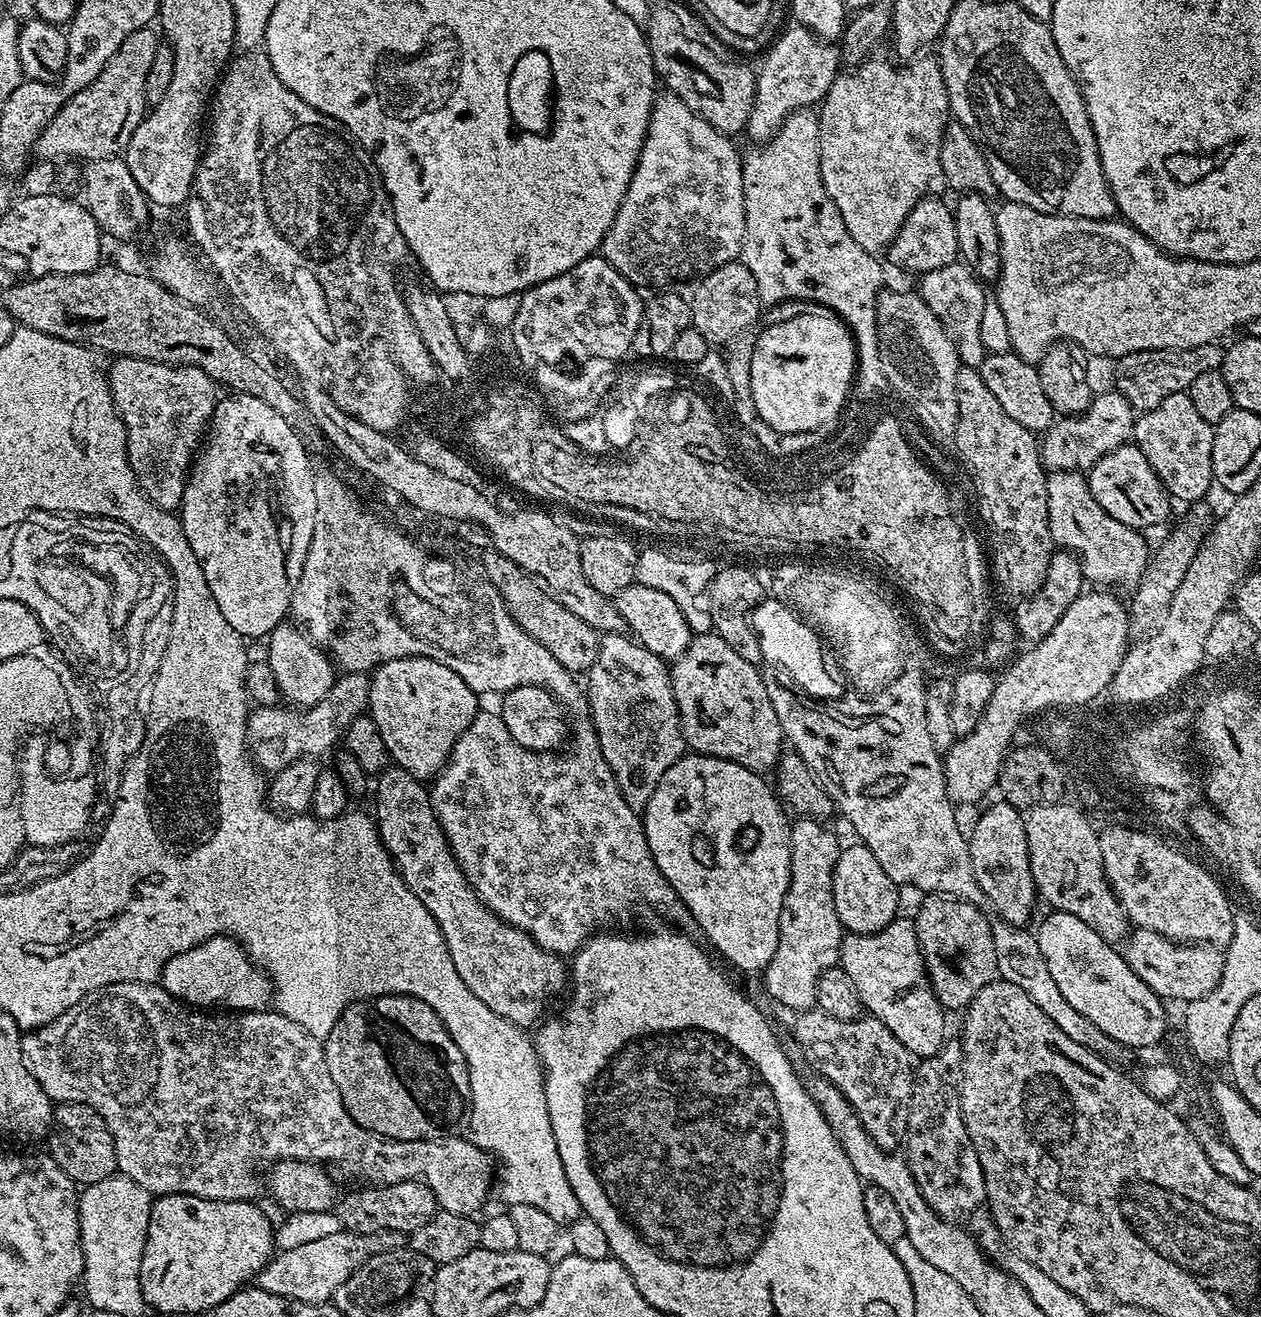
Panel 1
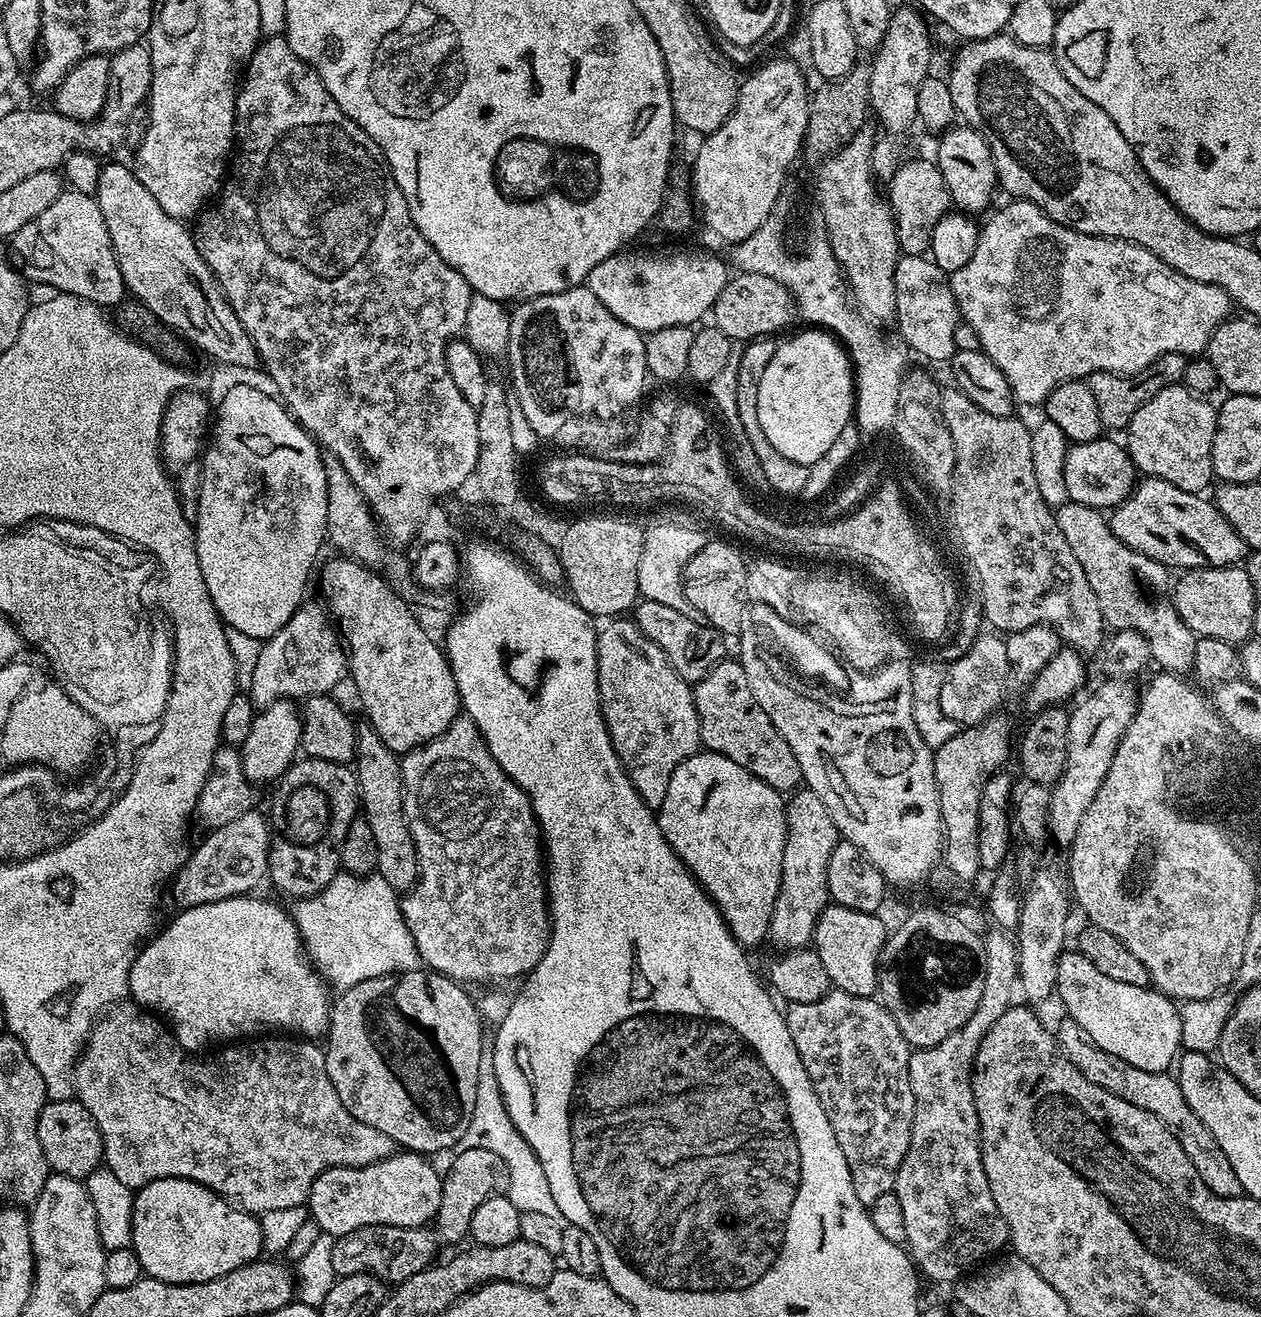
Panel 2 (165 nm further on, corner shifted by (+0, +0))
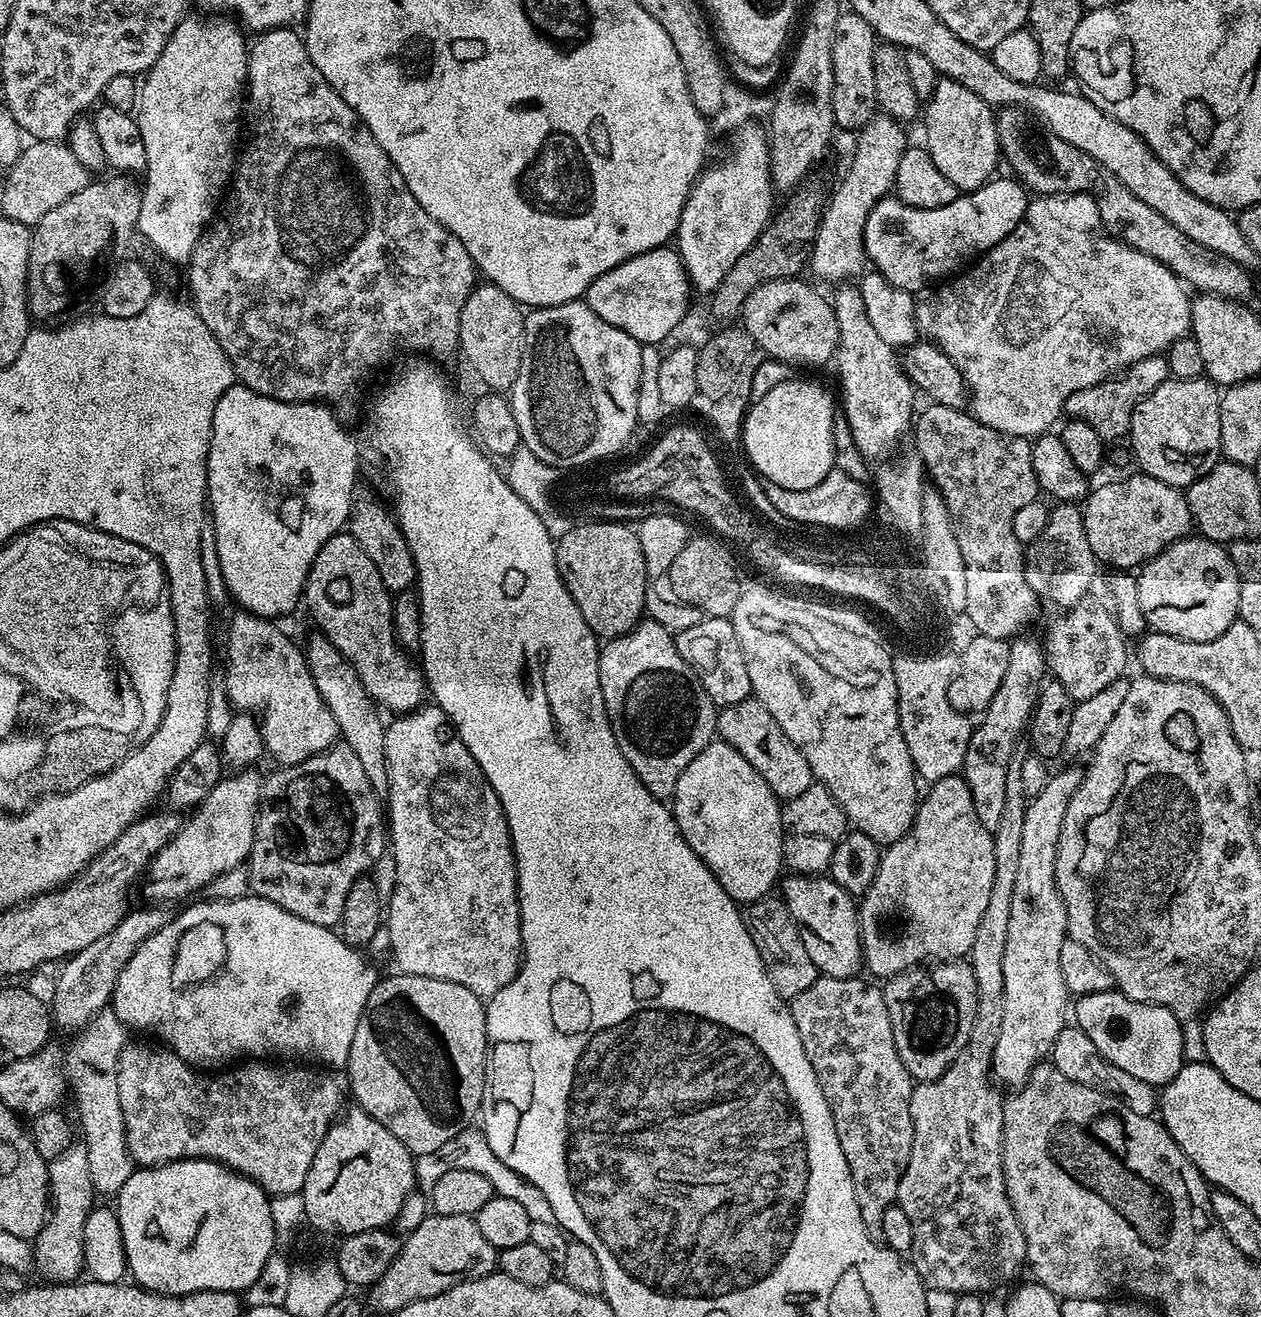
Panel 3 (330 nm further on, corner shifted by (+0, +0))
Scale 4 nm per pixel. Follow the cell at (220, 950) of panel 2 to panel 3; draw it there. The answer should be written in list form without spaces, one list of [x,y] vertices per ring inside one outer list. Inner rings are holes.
[[[249,894],[239,896],[237,900],[204,898],[201,904],[192,904],[185,912],[177,911],[173,915],[172,921],[166,926],[162,926],[162,930],[158,930],[158,934],[146,938],[146,942],[142,942],[142,946],[138,946],[138,950],[134,950],[130,962],[126,962],[122,974],[118,974],[116,989],[112,992],[110,1010],[123,1022],[125,1029],[137,1028],[140,1032],[153,1032],[157,1036],[157,1038],[155,1037],[157,1041],[163,1042],[178,1054],[178,1058],[182,1058],[197,1070],[223,1069],[225,1066],[239,1061],[240,1055],[244,1055],[244,1058],[297,1056],[300,1059],[297,1061],[300,1062],[311,1062],[316,1066],[329,1064],[332,1068],[343,1069],[350,1058],[350,1042],[354,1042],[354,1030],[358,1030],[362,1010],[378,979],[378,973],[359,954],[361,953],[355,947],[349,945],[332,928],[318,926],[314,922],[306,922],[302,918],[298,918],[298,914],[290,914],[290,910],[282,910],[282,906],[261,896]]]

